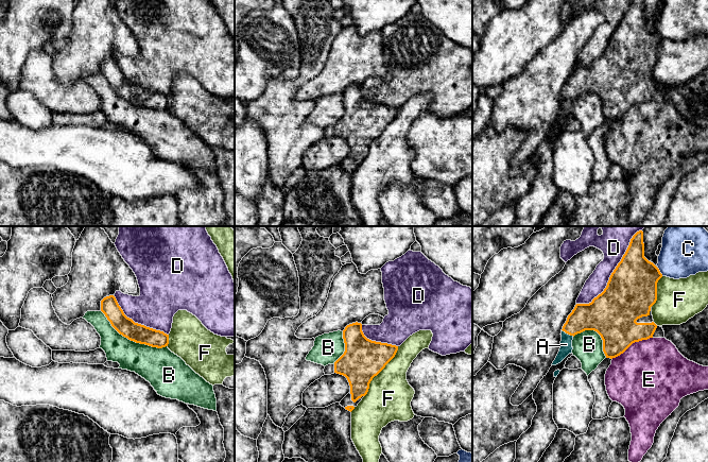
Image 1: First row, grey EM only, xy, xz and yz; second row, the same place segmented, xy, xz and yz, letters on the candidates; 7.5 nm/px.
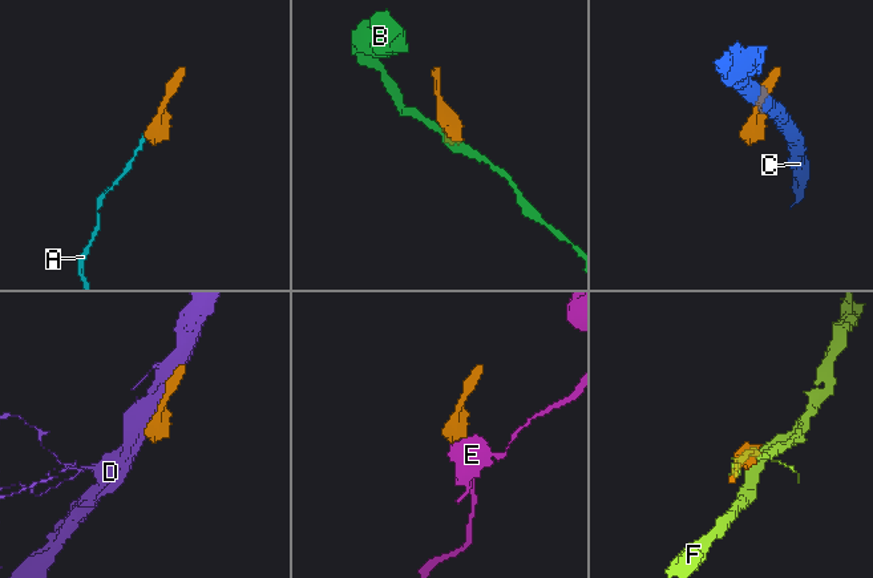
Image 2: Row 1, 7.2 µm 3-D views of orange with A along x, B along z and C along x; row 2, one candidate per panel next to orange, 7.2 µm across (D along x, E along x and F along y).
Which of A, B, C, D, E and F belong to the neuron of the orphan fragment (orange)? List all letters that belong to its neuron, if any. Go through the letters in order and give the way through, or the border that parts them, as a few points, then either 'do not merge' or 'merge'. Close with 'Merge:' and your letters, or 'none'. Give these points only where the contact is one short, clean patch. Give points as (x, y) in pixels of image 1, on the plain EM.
A: way yz (596, 78), (585, 79), (568, 96), (566, 106); merge
B: do not merge
C: border yz (657, 30), (662, 37); do not merge
D: do not merge
E: do not merge
F: do not merge
Merge: A

